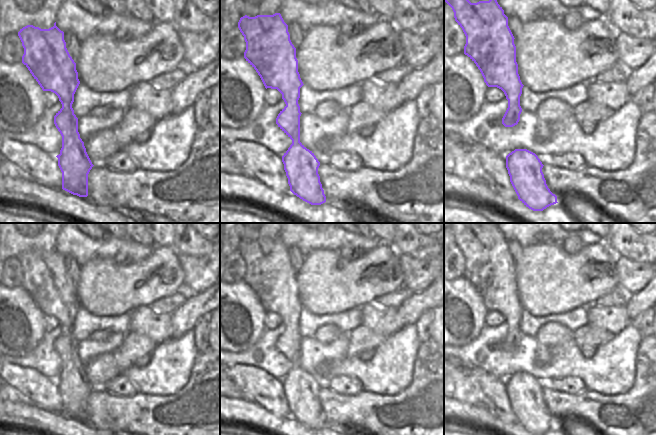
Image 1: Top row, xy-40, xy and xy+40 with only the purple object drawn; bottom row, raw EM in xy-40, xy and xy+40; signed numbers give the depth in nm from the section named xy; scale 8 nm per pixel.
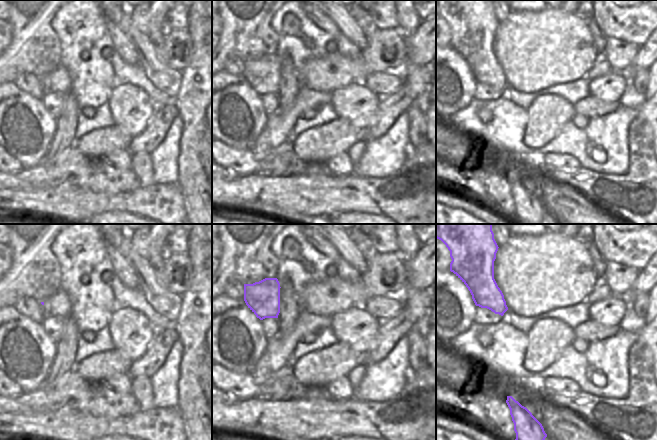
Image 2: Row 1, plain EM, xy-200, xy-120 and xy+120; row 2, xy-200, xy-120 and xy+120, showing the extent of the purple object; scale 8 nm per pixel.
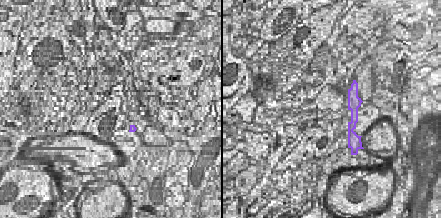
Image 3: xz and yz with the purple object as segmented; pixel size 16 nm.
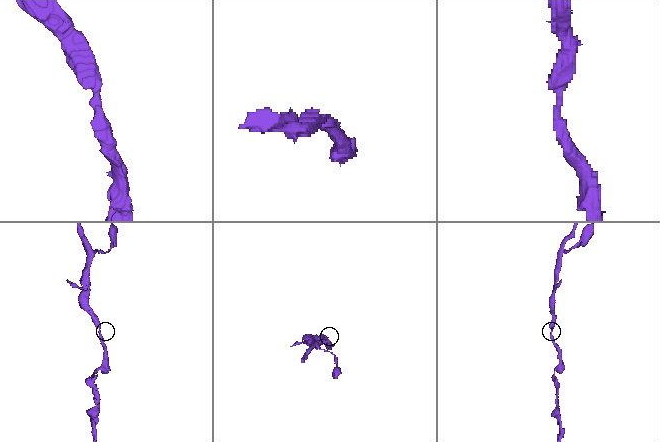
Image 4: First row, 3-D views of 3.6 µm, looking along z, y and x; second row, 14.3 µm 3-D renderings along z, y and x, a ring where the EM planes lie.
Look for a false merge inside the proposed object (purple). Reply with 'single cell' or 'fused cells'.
single cell

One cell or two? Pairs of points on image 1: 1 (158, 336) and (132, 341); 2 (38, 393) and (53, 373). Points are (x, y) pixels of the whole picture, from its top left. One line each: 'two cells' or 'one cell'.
1: two cells
2: two cells

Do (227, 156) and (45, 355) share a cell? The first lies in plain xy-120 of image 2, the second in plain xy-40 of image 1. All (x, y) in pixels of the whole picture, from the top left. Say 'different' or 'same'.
different

